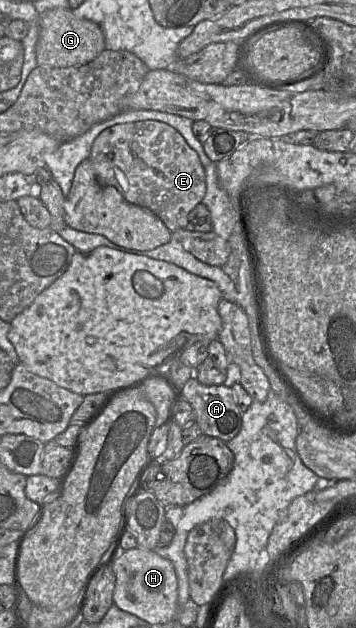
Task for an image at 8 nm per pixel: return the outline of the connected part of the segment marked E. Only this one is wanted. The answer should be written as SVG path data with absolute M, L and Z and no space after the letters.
M157 120L117 124L102 131L94 140L89 157L102 186L113 186L131 204L149 209L174 232L185 229L187 216L206 194L206 174L198 154L172 126Z

